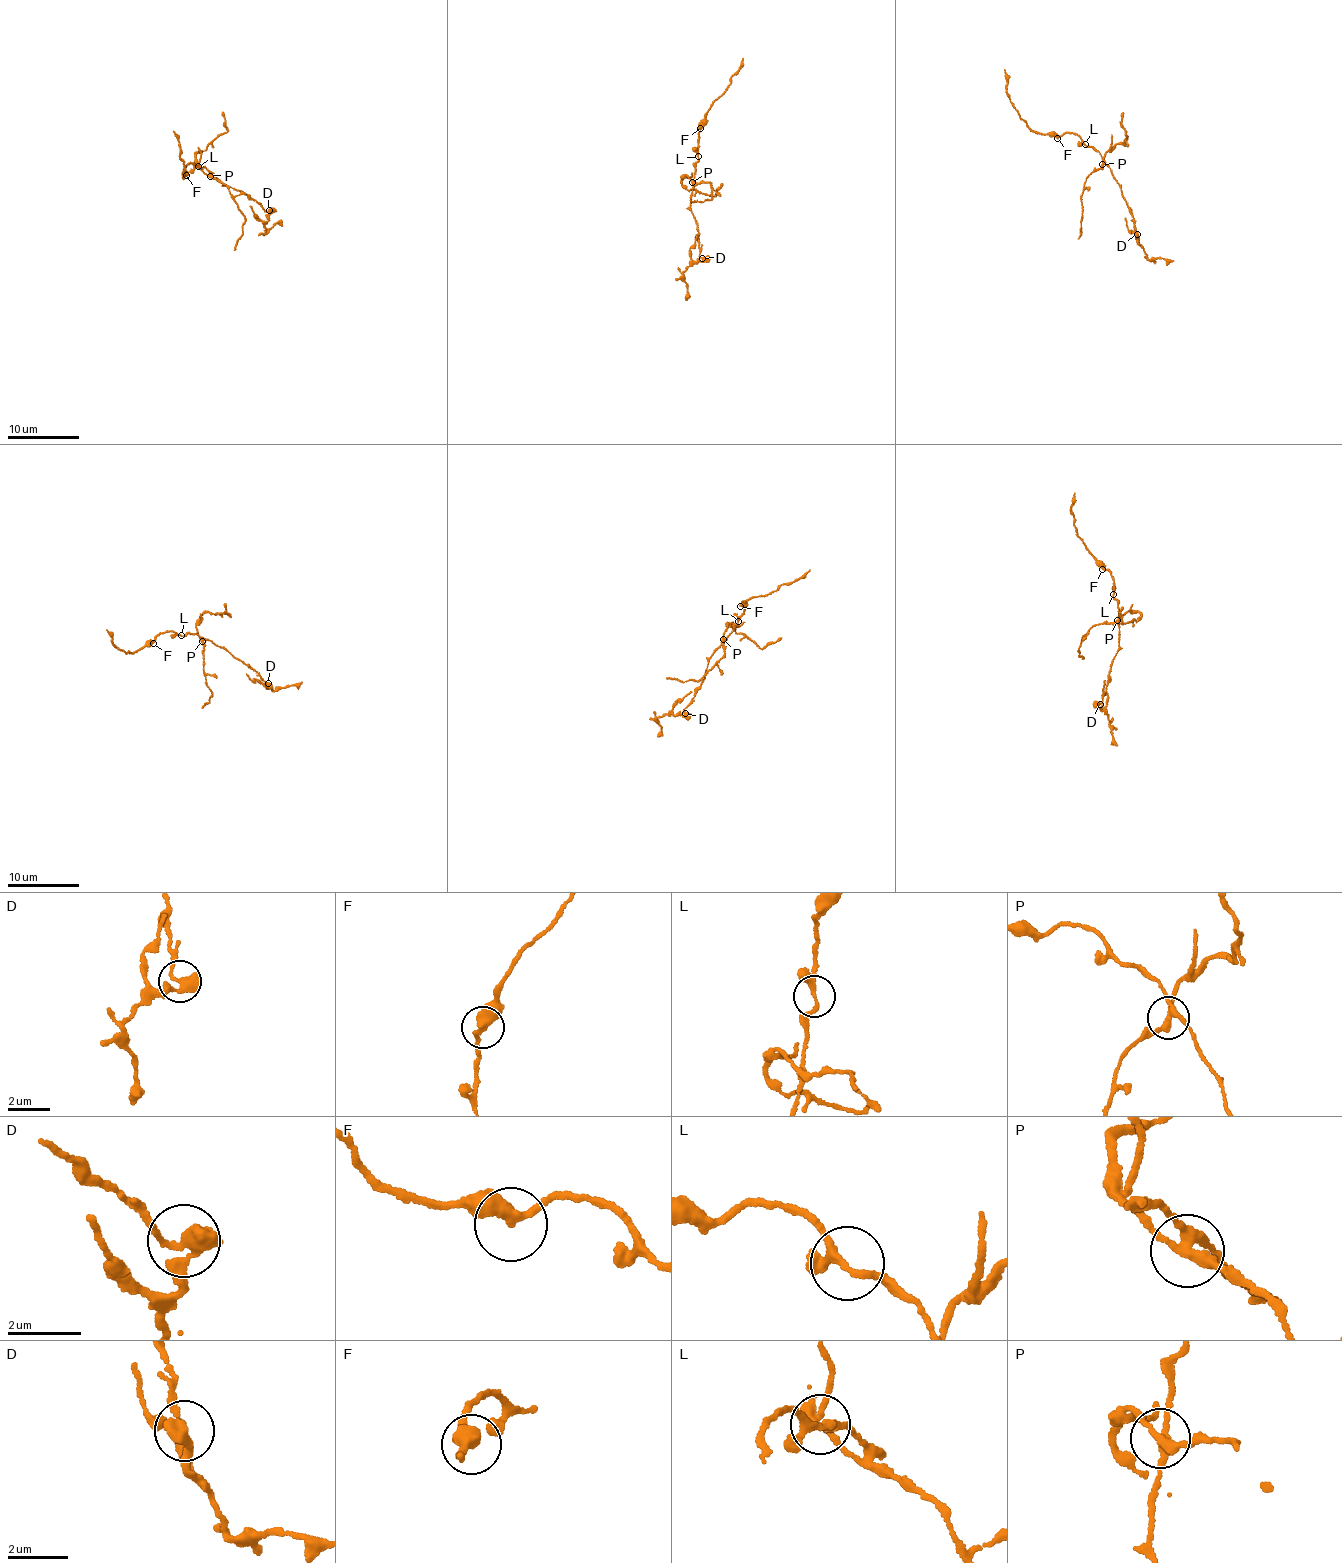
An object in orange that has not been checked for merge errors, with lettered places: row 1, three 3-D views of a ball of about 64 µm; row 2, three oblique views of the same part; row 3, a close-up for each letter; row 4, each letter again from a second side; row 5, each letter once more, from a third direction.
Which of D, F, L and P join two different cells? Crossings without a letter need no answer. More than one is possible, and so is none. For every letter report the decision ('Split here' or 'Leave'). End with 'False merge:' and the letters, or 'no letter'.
D: Split here
F: Leave
L: Leave
P: Split here
False merge: D, P

